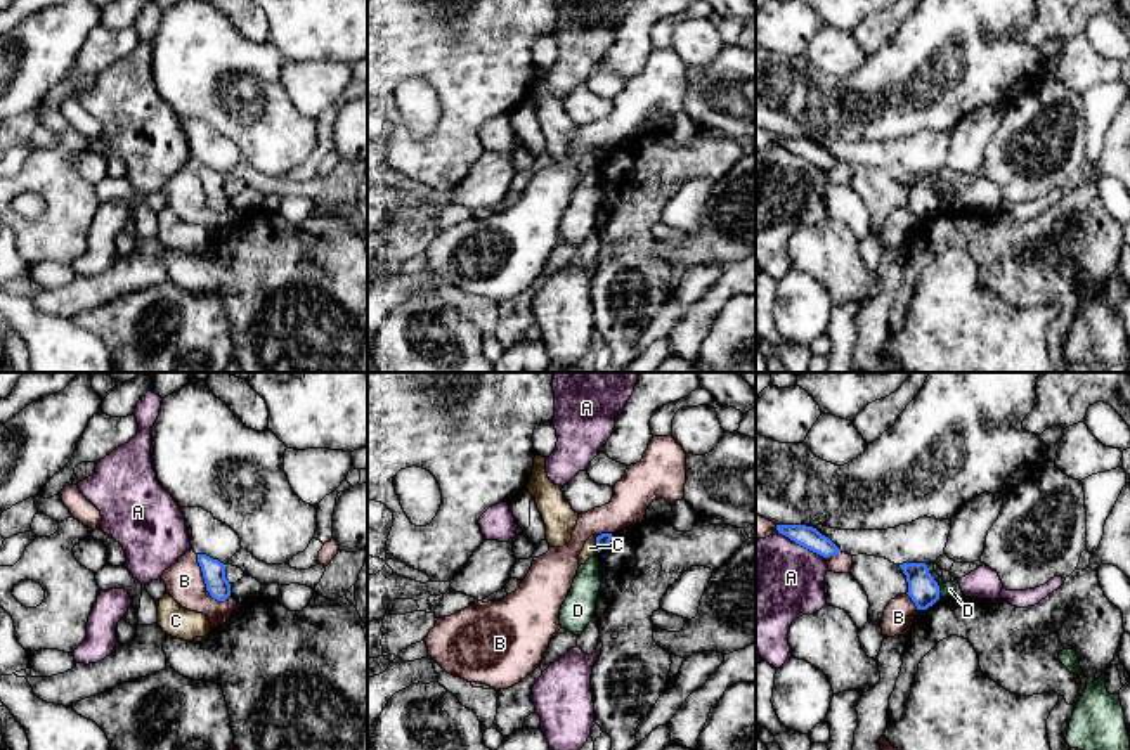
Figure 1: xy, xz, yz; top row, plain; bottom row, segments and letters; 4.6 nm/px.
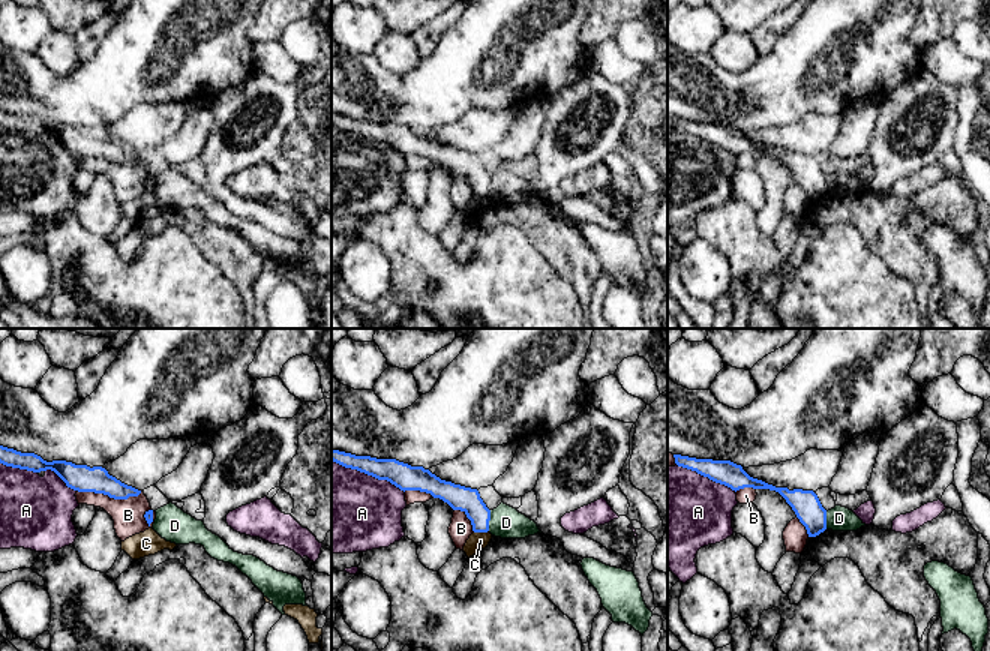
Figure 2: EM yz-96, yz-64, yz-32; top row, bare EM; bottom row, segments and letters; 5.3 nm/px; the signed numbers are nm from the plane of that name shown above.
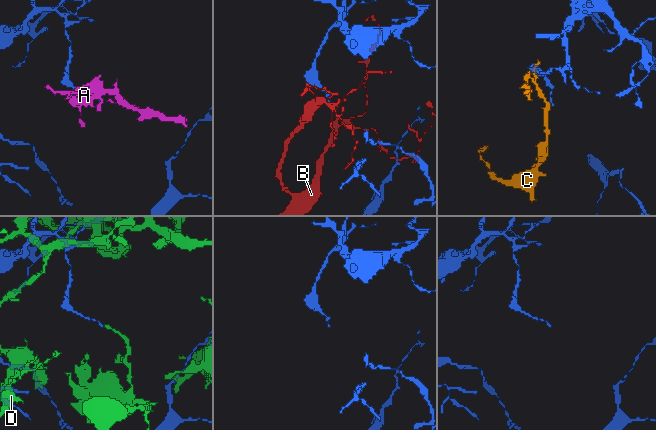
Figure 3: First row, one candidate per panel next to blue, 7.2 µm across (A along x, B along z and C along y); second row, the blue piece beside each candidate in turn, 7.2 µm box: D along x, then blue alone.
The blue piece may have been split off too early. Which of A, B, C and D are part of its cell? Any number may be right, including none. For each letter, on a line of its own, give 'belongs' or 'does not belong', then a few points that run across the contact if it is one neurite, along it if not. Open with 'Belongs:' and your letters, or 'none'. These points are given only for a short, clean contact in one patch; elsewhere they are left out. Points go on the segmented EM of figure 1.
Belongs: none
A: does not belong
B: does not belong
C: does not belong | xz (598, 536), (597, 551)
D: does not belong

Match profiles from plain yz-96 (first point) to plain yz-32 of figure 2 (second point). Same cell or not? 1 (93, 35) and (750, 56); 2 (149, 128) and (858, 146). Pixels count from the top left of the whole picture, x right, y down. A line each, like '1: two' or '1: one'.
1: two
2: two

